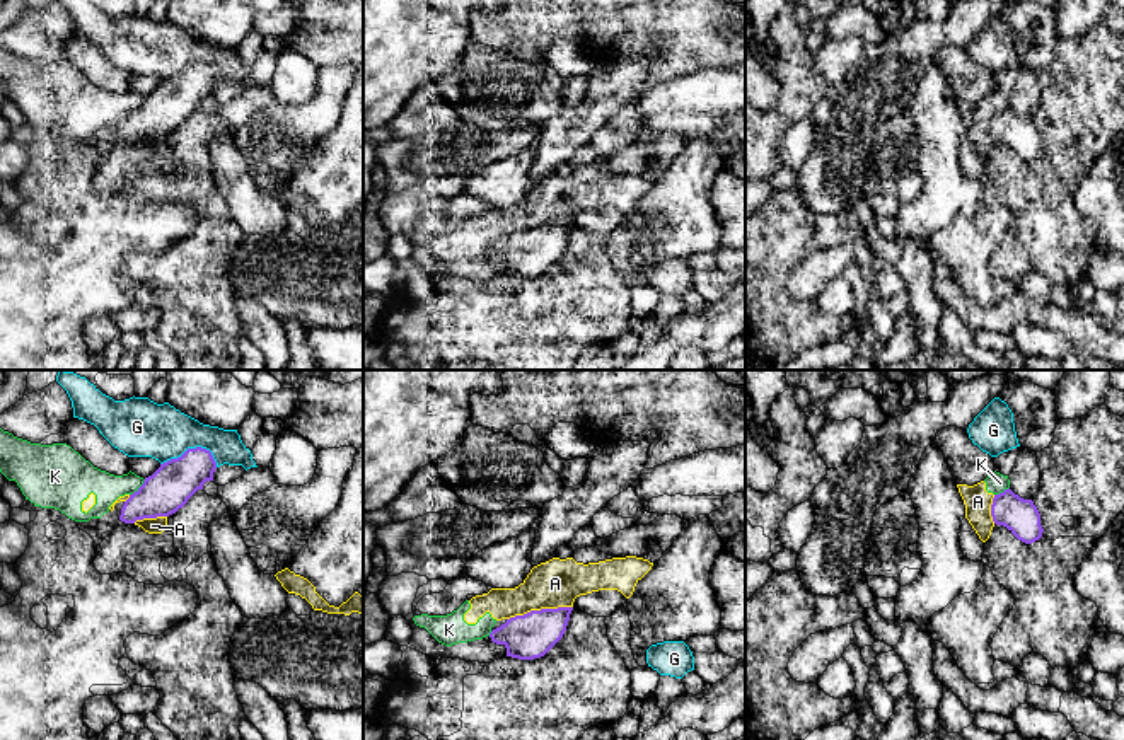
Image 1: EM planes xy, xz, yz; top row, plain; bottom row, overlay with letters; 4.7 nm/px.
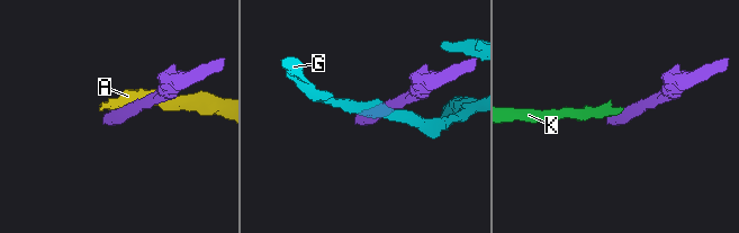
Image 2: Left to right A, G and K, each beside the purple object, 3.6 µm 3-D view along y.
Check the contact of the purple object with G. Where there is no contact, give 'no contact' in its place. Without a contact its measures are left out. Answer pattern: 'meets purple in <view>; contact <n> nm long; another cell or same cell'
meets purple in xy; contact 280 nm long; another cell

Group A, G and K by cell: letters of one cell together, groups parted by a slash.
A K / G

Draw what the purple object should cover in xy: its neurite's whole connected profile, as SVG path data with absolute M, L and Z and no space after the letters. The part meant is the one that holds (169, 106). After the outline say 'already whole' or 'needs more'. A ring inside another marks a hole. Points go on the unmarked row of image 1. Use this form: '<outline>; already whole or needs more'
M188 66L181 75L160 82L126 119L116 121L113 130L77 143L94 157L97 167L116 145L176 131L206 99L213 99L215 87L210 68Z; needs more

